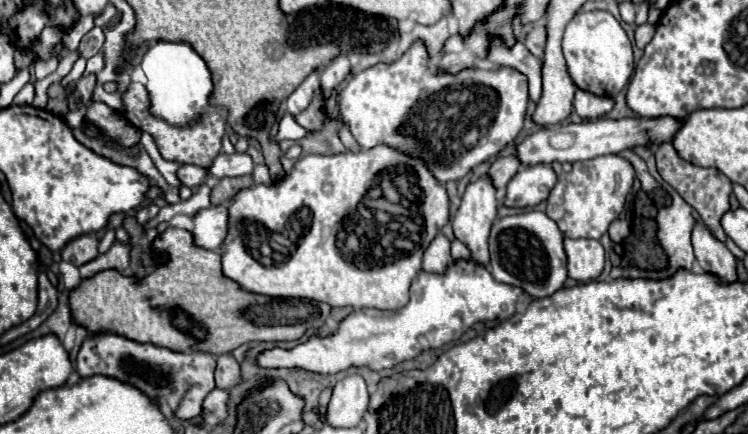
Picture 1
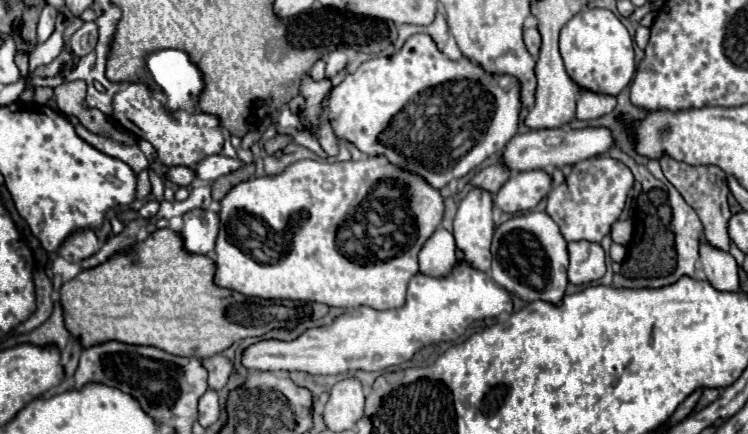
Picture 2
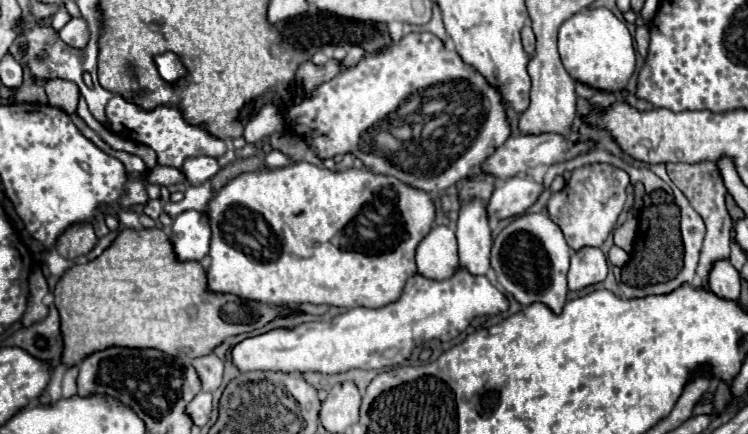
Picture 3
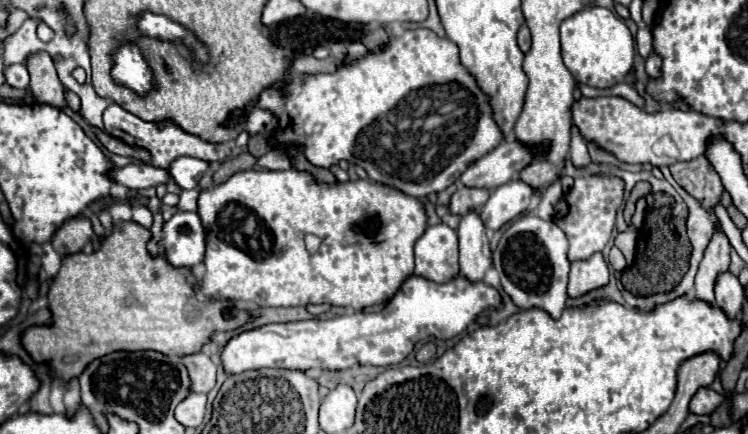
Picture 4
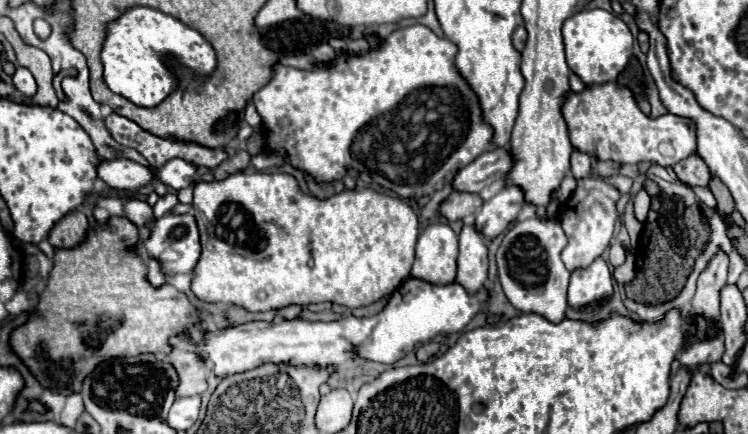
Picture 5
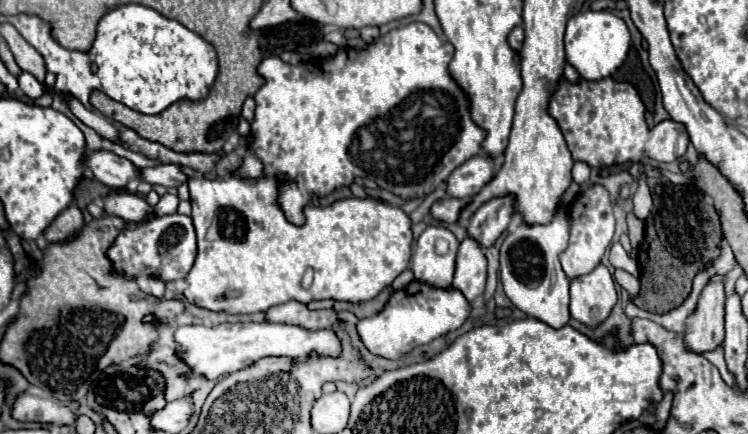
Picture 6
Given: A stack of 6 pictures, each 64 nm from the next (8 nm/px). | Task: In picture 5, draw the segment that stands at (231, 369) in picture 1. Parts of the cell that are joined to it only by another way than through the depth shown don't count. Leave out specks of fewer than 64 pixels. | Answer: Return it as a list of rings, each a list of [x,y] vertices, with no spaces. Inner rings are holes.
[[[172,336],[168,344],[172,346],[172,350],[170,354],[166,354],[166,360],[176,368],[176,374],[180,376],[180,384],[176,386],[176,398],[202,394],[206,390],[208,366],[200,362],[194,348],[178,336]]]

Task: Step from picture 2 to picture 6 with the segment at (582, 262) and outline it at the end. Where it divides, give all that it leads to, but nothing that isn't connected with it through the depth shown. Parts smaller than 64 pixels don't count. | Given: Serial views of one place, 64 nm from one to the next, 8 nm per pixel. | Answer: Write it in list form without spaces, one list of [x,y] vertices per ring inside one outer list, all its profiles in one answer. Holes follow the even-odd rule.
[[[602,264],[570,282],[570,314],[588,328],[600,326],[618,300],[614,278]]]

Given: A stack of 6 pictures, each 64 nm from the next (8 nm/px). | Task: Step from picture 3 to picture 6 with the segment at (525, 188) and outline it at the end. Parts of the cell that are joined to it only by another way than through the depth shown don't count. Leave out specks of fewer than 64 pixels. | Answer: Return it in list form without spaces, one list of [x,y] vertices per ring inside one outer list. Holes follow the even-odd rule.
[[[494,198],[482,204],[470,218],[468,236],[472,236],[482,248],[490,248],[498,236],[506,230],[510,218],[514,214],[514,198]]]

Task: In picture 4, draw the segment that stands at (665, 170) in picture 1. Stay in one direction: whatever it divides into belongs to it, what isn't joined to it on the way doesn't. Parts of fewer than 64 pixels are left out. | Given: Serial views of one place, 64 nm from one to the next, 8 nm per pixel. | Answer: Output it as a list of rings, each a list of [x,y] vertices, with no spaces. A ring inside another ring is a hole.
[[[698,156],[696,160],[688,162],[676,162],[670,166],[670,172],[674,180],[694,198],[702,200],[704,208],[712,210],[712,206],[718,202],[724,186],[710,166],[710,162],[704,156]],[[714,234],[712,242],[706,248],[704,260],[700,262],[698,274],[696,274],[696,300],[708,300],[708,304],[716,302],[716,296],[712,296],[712,288],[716,286],[716,276],[720,272],[728,272],[730,264],[730,242],[724,234]]]

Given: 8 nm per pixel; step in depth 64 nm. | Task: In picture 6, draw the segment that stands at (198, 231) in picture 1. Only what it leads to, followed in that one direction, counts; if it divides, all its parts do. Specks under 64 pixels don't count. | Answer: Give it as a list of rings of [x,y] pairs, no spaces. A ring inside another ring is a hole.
[[[170,214],[170,216],[148,216],[144,222],[130,222],[116,236],[112,246],[106,252],[108,260],[112,260],[112,268],[116,274],[136,278],[140,274],[158,278],[162,282],[174,282],[184,278],[196,258],[196,234],[190,216]]]

